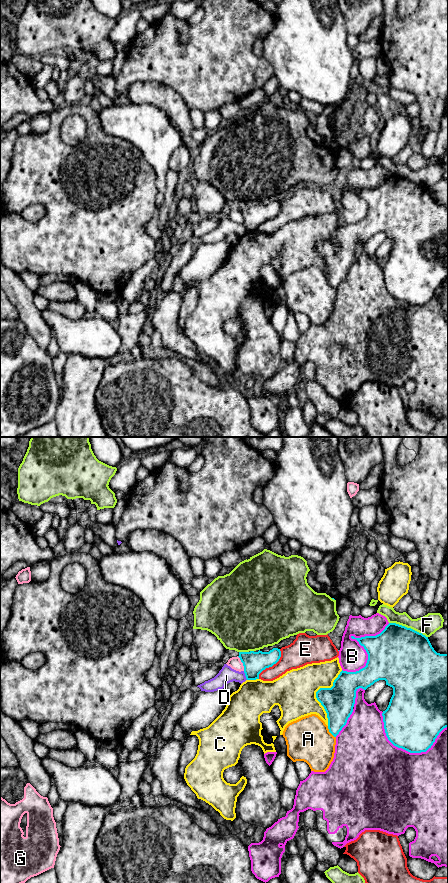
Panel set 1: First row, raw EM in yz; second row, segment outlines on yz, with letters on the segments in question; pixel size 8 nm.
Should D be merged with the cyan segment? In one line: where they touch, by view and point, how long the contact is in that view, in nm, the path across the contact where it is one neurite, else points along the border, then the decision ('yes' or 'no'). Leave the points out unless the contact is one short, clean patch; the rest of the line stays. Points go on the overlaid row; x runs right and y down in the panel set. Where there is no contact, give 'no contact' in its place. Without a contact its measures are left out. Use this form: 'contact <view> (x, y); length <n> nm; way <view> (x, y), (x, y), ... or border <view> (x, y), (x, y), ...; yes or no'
contact yz (245, 675); length 80 nm; border yz (243, 671), (247, 679); no

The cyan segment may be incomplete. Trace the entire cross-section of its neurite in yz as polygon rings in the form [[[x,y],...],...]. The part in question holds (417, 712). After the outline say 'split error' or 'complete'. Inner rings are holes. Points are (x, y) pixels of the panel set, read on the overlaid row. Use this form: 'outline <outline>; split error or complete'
outline [[[389,623],[385,629],[376,636],[365,636],[361,638],[355,638],[354,636],[351,636],[352,639],[356,639],[361,646],[364,647],[368,654],[368,660],[366,663],[366,666],[359,671],[356,672],[347,672],[347,671],[341,671],[338,677],[334,680],[333,686],[331,688],[320,688],[316,692],[316,698],[321,703],[321,705],[324,707],[327,718],[328,718],[328,729],[329,732],[336,737],[339,732],[342,730],[342,728],[346,725],[348,718],[353,712],[353,707],[355,704],[355,698],[356,698],[356,691],[359,688],[362,688],[366,690],[368,687],[373,685],[375,682],[379,680],[385,680],[386,685],[393,688],[393,695],[390,699],[389,705],[385,711],[383,711],[383,722],[384,722],[384,729],[386,736],[388,740],[396,747],[402,748],[410,753],[421,753],[426,752],[433,743],[435,742],[435,739],[439,735],[439,733],[446,727],[448,727],[448,654],[440,654],[437,653],[434,648],[432,647],[428,637],[423,635],[422,633],[419,633],[411,628],[407,628],[405,626],[396,624],[396,623]]]; complete

